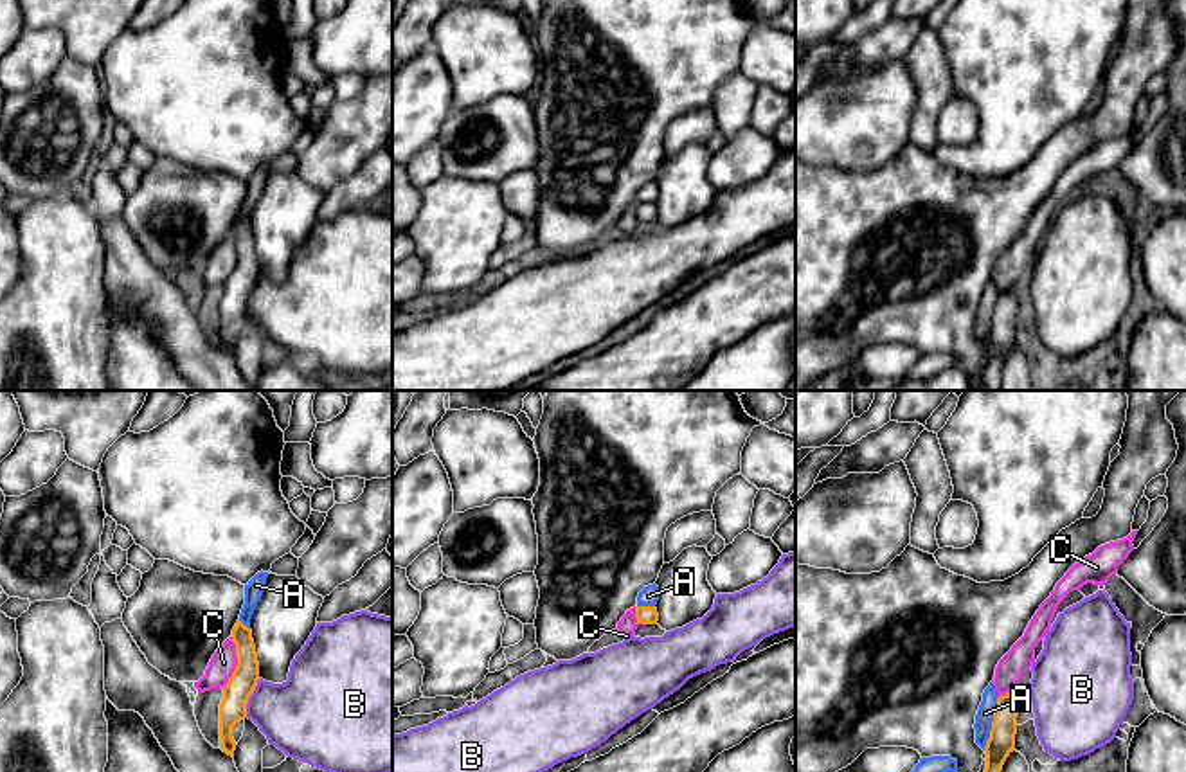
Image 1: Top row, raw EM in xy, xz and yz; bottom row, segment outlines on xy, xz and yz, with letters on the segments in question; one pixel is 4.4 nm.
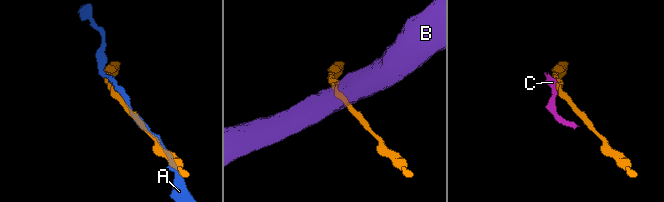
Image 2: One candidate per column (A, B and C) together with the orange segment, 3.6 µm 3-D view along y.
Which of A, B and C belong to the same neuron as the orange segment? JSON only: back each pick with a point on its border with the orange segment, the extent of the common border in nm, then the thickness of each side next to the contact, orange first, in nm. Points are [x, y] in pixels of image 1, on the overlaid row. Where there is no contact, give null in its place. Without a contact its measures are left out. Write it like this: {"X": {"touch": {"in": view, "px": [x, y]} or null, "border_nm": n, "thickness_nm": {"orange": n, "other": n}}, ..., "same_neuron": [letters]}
{"same_neuron": []}

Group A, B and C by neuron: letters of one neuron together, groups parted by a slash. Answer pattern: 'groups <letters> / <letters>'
groups A / B / C

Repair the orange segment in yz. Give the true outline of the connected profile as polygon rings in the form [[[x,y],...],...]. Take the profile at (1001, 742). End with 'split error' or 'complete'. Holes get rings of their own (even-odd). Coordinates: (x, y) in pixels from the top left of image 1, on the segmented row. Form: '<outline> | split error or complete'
[[[1006,693],[997,698],[990,738],[986,741],[986,768],[984,772],[1001,772],[1006,758],[1015,749],[1019,704]]] | complete

